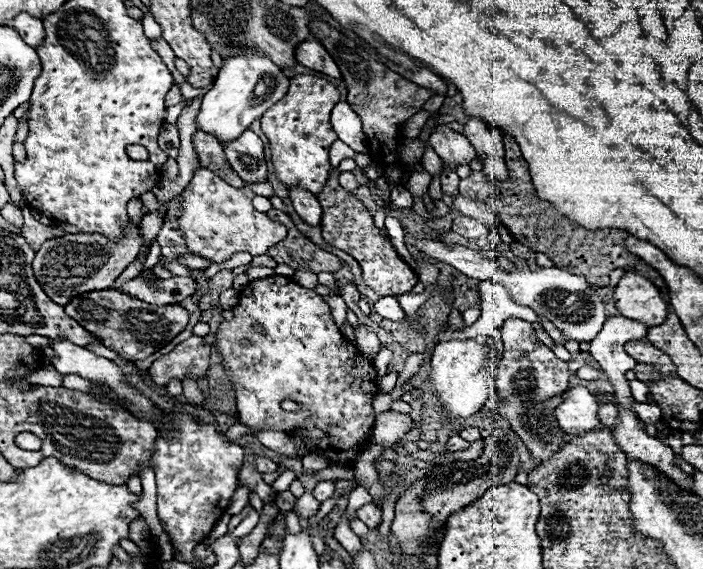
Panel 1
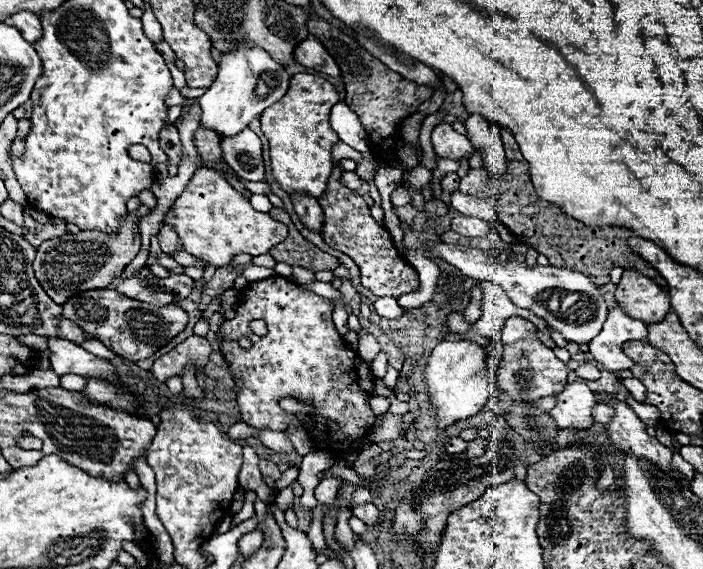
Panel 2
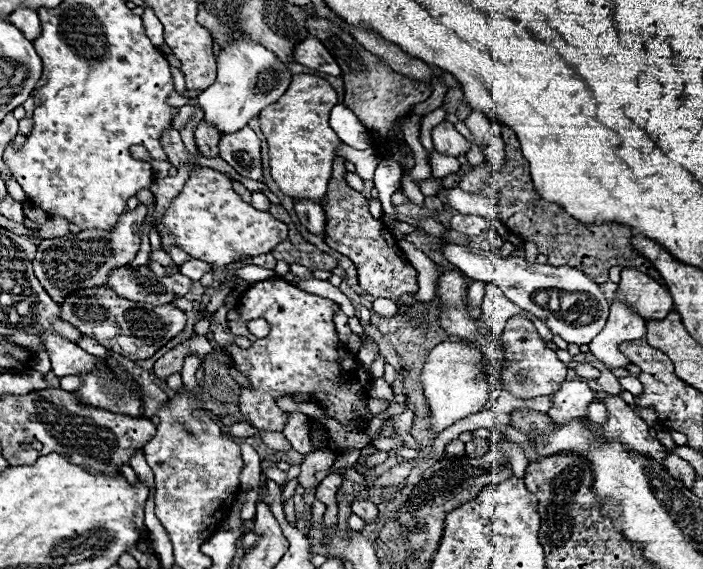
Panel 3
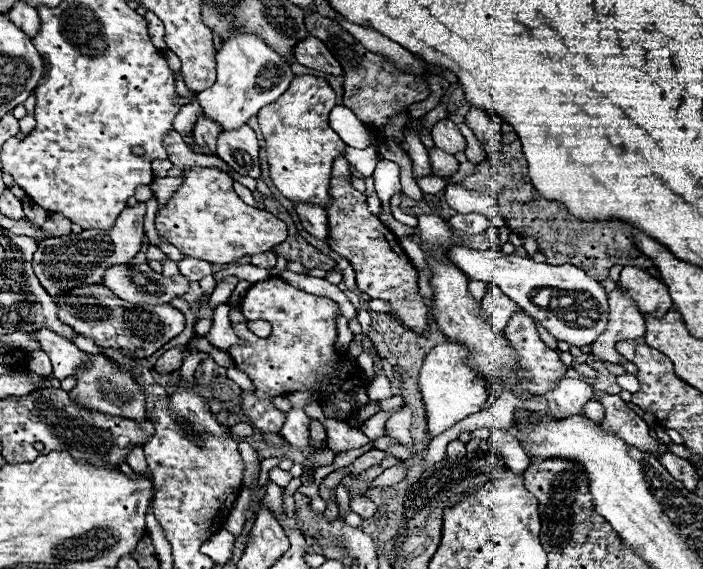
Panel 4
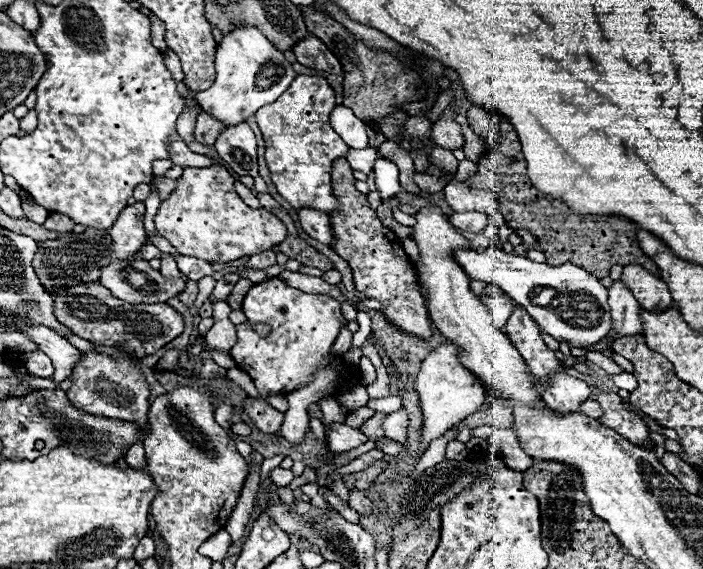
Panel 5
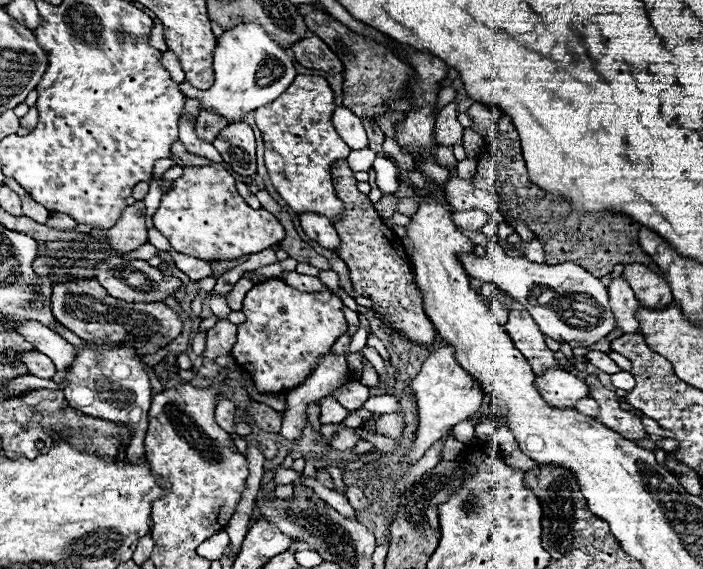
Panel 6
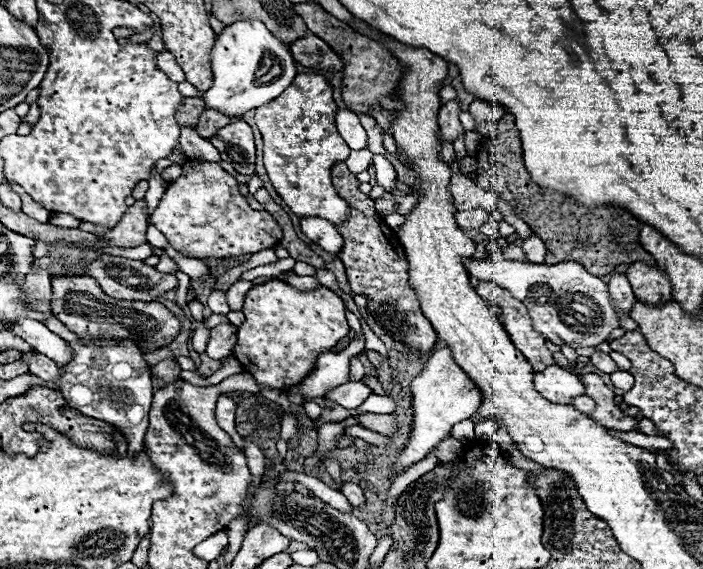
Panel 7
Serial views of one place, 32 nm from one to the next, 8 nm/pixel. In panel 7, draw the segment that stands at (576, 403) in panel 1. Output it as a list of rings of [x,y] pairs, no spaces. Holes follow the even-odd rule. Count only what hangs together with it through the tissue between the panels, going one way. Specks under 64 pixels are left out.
[[[556,364],[542,372],[534,372],[534,388],[554,404],[570,404],[572,396],[584,394],[584,384],[580,378]]]

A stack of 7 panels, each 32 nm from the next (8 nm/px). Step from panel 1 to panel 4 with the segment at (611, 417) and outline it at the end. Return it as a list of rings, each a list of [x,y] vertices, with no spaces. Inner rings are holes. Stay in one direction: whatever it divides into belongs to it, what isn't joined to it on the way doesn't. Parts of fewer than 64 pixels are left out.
[[[588,400],[588,402],[584,404],[584,416],[588,416],[590,420],[600,422],[600,420],[604,418],[604,408],[602,408],[602,404],[596,402],[596,400]]]

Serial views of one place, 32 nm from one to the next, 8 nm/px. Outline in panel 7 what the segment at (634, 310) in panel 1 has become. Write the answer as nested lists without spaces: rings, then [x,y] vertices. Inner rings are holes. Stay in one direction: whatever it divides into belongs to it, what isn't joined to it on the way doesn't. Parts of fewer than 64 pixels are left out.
[[[634,262],[626,270],[626,276],[638,300],[644,300],[646,304],[660,304],[664,300],[672,300],[672,284],[664,270],[648,266],[644,262]]]

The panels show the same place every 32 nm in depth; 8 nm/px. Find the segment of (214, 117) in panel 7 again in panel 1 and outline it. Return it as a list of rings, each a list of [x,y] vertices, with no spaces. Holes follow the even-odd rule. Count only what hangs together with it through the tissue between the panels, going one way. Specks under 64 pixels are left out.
[[[198,130],[194,134],[192,142],[194,142],[194,150],[196,150],[198,158],[200,158],[200,164],[204,168],[212,168],[222,180],[226,180],[234,188],[242,188],[244,186],[244,182],[236,176],[236,172],[232,172],[230,164],[226,164],[222,146],[220,146],[220,142],[218,142],[218,138],[214,134]]]

